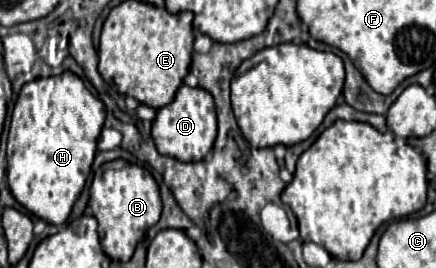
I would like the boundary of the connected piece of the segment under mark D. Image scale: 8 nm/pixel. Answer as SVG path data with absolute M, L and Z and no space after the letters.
M181 85L173 103L157 111L153 121L153 141L161 155L175 157L179 161L201 161L213 149L217 137L217 115L211 93L201 87Z

